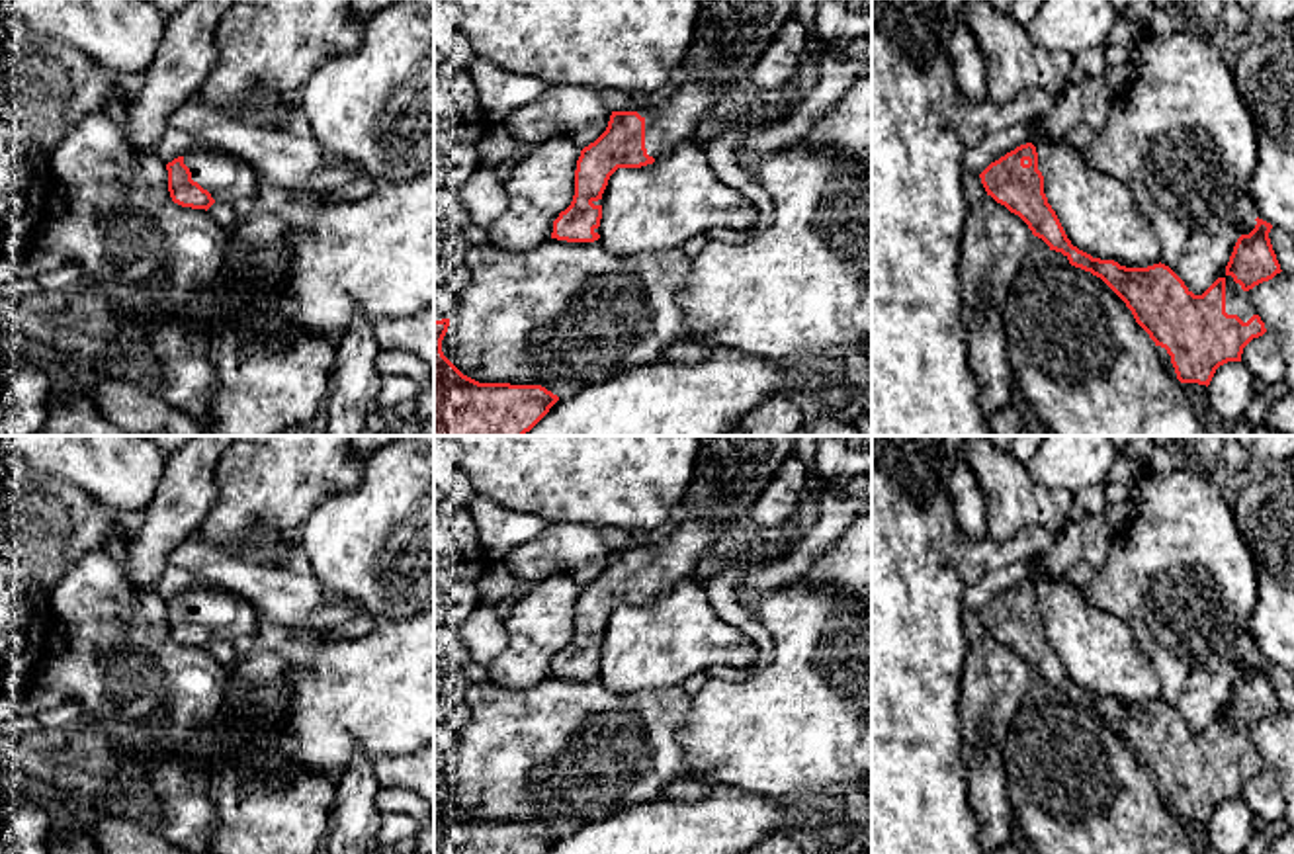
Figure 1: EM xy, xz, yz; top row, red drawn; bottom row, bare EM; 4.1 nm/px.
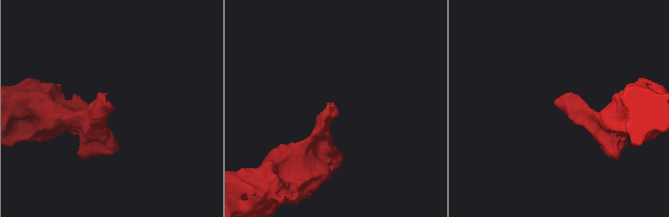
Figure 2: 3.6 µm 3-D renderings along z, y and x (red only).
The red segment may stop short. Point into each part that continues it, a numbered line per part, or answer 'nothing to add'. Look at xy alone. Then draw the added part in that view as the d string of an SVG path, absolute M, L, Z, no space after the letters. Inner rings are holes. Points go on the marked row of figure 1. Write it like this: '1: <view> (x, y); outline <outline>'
1: xy (227, 178); outline M194 147L184 154L192 180L211 193L215 203L235 203L252 197L260 176L240 158L227 152Z

